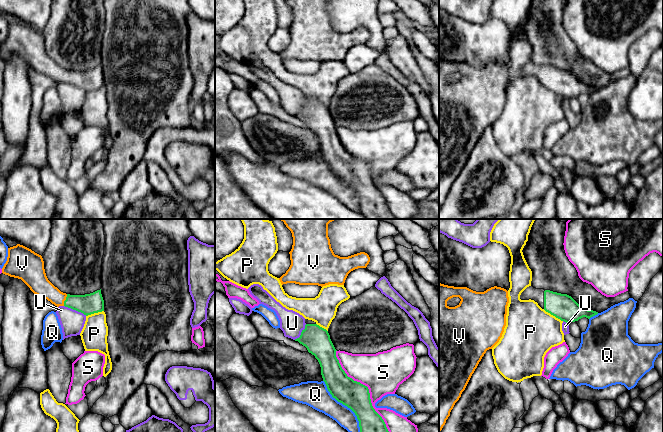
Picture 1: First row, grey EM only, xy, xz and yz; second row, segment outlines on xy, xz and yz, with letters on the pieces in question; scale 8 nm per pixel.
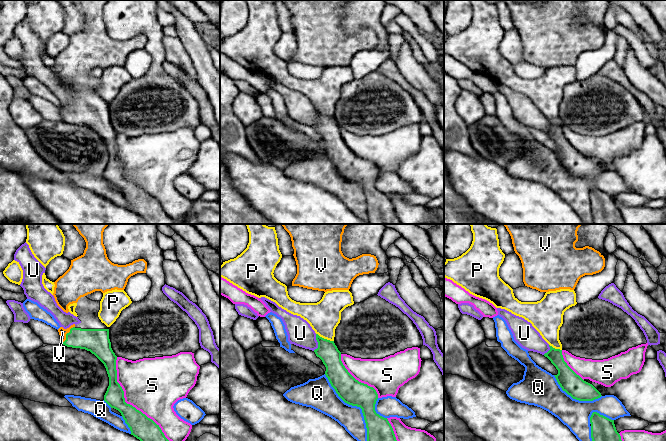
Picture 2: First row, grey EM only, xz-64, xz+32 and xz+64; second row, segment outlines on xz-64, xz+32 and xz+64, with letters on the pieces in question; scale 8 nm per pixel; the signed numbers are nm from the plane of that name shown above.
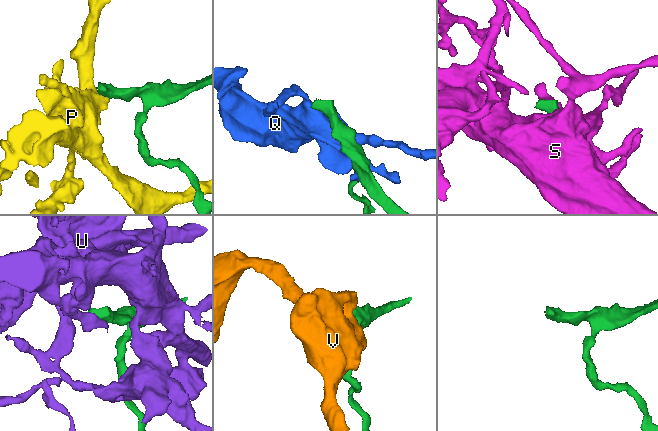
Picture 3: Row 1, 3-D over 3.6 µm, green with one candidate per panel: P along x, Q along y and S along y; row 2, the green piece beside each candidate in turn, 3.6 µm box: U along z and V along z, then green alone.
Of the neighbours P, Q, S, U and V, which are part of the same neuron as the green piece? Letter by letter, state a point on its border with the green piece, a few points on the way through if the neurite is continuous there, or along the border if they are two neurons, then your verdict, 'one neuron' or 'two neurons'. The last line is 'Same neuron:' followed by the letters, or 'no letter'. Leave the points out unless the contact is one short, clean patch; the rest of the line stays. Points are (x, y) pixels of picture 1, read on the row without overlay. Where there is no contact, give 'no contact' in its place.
P: yz (553, 91) | along yz (543, 85), (562, 97) | two neurons
Q: xz (346, 181) | two neurons
S: xz (368, 168) | two neurons
U: xy (75, 85) | along xy (64, 81), (86, 91) | two neurons
V: xy (65, 76) | across xy (88, 80), (65, 76), (57, 74), (39, 60) | one neuron
Same neuron: V

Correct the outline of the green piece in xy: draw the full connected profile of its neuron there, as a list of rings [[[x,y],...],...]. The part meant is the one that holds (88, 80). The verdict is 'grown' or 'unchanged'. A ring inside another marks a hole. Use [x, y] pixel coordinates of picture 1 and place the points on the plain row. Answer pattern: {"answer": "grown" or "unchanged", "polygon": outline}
{"answer": "grown", "polygon": [[[17,20],[8,24],[8,33],[2,49],[21,55],[34,70],[57,83],[65,82],[86,92],[104,87],[101,65],[85,71],[61,68],[48,56],[42,32],[23,21]]]}

